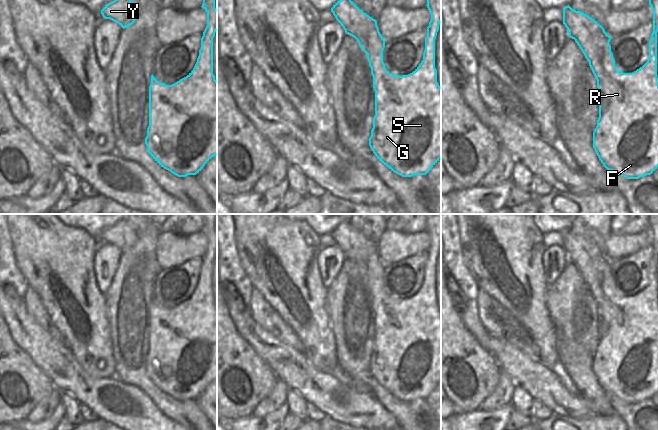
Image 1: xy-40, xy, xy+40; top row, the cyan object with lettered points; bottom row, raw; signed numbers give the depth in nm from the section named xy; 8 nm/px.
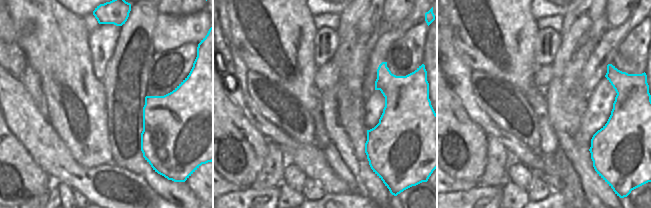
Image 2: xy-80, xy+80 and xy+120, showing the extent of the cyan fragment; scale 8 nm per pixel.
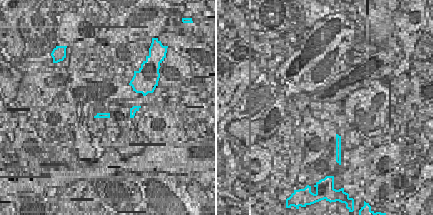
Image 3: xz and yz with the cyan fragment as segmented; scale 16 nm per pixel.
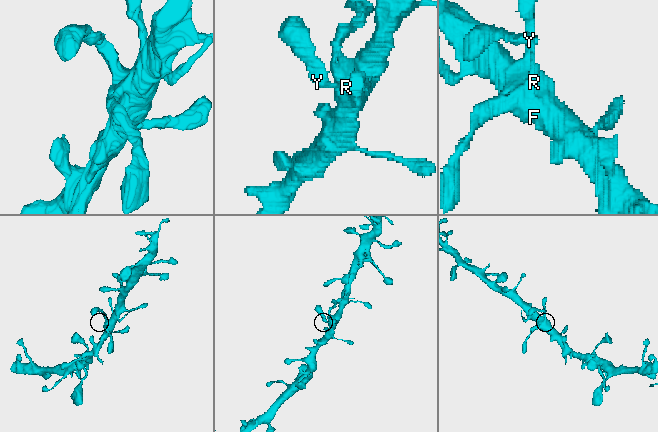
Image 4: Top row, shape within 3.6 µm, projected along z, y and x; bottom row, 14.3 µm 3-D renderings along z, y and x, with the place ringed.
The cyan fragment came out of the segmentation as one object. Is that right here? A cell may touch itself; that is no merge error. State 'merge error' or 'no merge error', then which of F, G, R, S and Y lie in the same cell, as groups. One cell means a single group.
no merge error; F G R S Y

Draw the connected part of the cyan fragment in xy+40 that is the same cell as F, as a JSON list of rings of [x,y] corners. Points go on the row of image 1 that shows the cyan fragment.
[[[649,0],[649,5],[653,10],[649,58],[632,73],[617,70],[609,44],[611,37],[597,21],[569,5],[563,8],[563,24],[569,37],[575,40],[583,52],[597,80],[599,118],[593,132],[593,148],[607,170],[626,179],[651,175],[658,167],[658,0]]]

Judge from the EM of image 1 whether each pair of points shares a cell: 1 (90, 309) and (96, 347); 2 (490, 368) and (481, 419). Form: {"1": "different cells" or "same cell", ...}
{"1": "same cell", "2": "different cells"}

